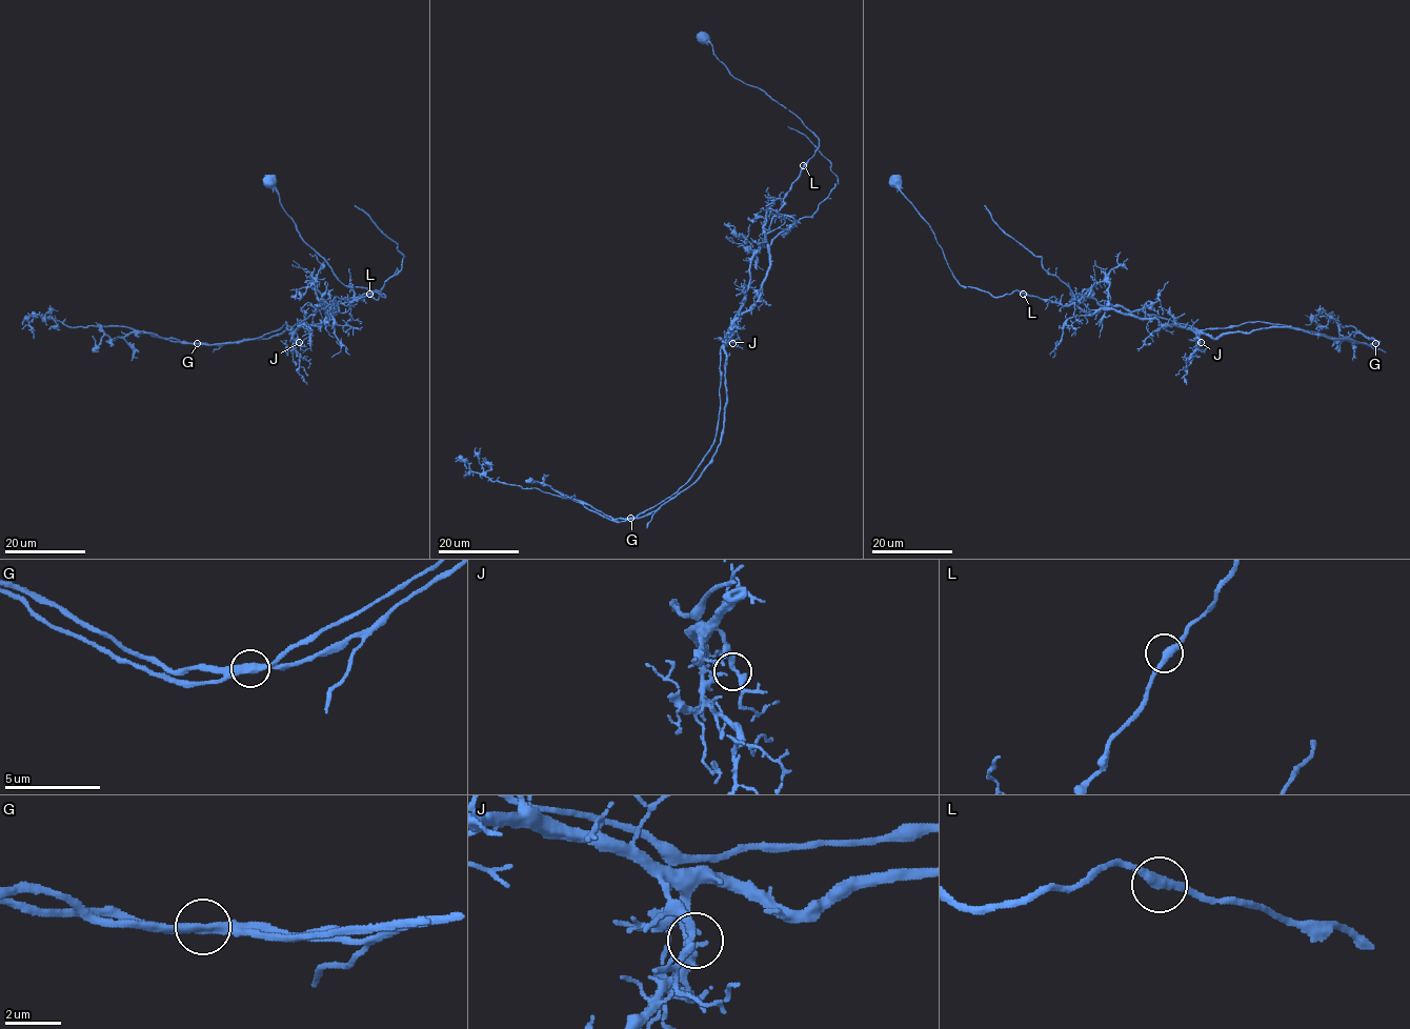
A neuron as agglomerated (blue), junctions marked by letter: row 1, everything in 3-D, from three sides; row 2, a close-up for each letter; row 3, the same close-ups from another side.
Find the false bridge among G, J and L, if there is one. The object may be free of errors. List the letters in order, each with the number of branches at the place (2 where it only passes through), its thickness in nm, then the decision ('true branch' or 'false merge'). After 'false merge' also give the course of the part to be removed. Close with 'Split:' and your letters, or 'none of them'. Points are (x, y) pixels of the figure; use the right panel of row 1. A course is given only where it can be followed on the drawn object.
G: 2 branches meet; 320 nm thick; false merge; foreign part runs (1375, 343), (1285, 327), (1215, 338), (1106, 309), (1078, 294), (1074, 300), (1042, 259), (1009, 237), (984, 205)
J: 2 branches meet; 300 nm thick; true branch
L: 2 branches meet; 360 nm thick; true branch
Split: G

